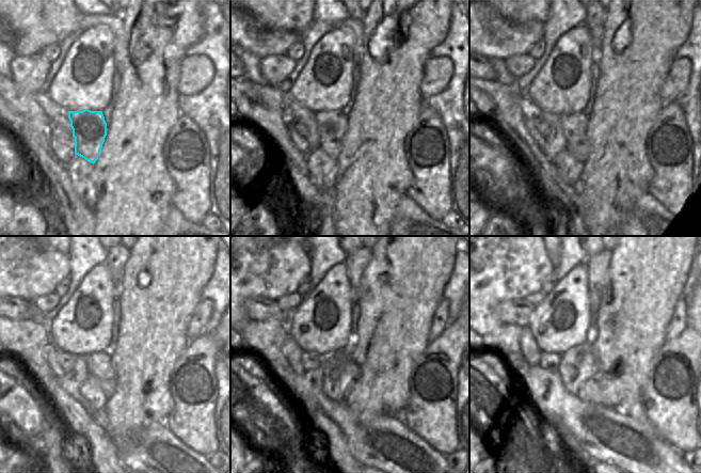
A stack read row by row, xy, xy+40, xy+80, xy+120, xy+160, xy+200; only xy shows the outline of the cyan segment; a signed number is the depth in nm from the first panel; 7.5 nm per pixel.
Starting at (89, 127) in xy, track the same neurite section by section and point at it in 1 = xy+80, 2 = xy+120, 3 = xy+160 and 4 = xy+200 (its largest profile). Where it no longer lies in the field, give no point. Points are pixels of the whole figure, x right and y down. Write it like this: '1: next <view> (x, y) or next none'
1: next xy+80 (574, 126)
2: next xy+120 (98, 364)
3: next xy+160 (350, 384)
4: next xy+200 (590, 391)

